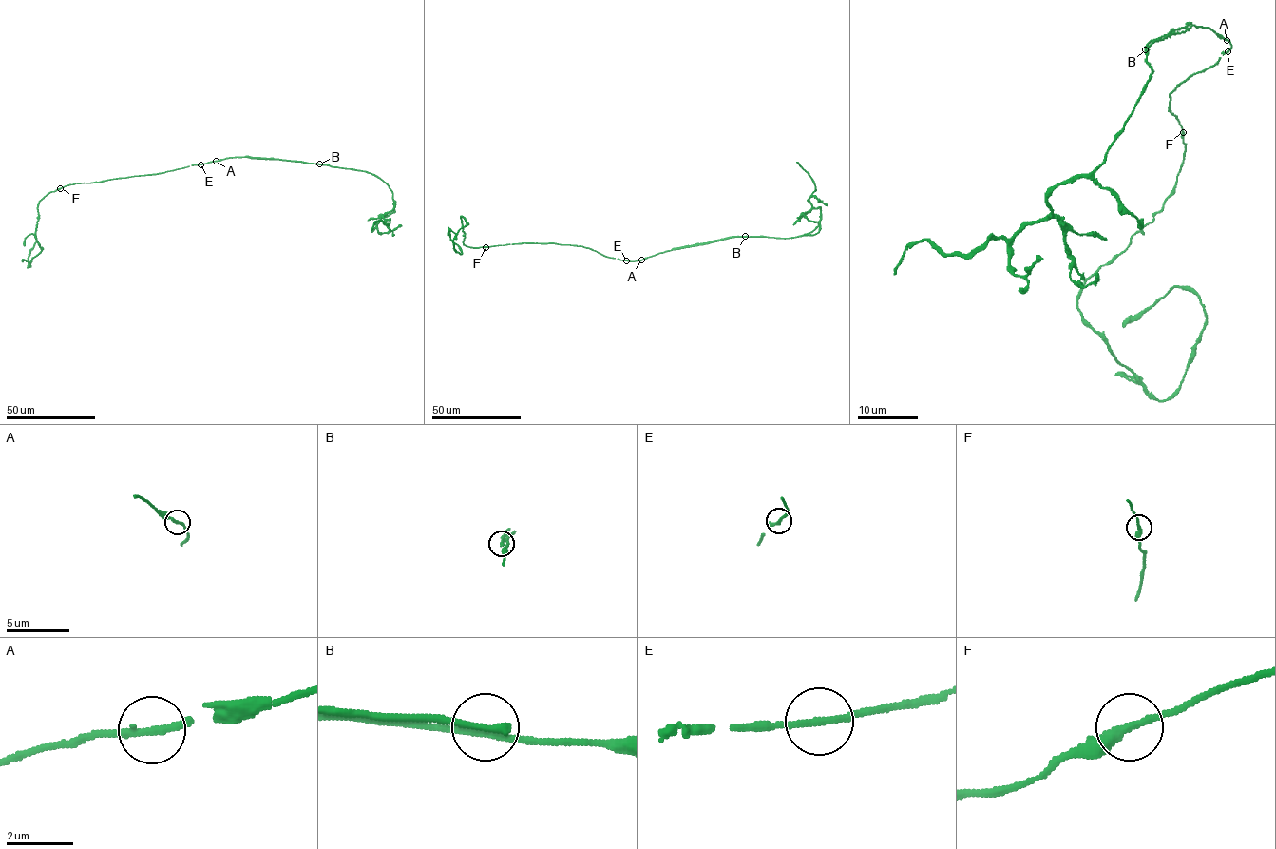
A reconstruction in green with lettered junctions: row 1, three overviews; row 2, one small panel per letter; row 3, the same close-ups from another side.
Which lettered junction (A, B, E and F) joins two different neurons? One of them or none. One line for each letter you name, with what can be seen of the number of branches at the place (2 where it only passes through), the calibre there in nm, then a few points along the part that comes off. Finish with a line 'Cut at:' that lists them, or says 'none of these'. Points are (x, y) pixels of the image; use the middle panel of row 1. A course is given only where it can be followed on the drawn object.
B: branches 2; calibre 260 nm; course (745, 236), (672, 250)
Cut at: B

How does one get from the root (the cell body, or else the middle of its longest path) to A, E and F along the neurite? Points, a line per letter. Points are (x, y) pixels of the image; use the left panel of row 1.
A: (187, 166), (216, 161)
E: (187, 166), (199, 164)
F: (187, 166), (60, 188)

